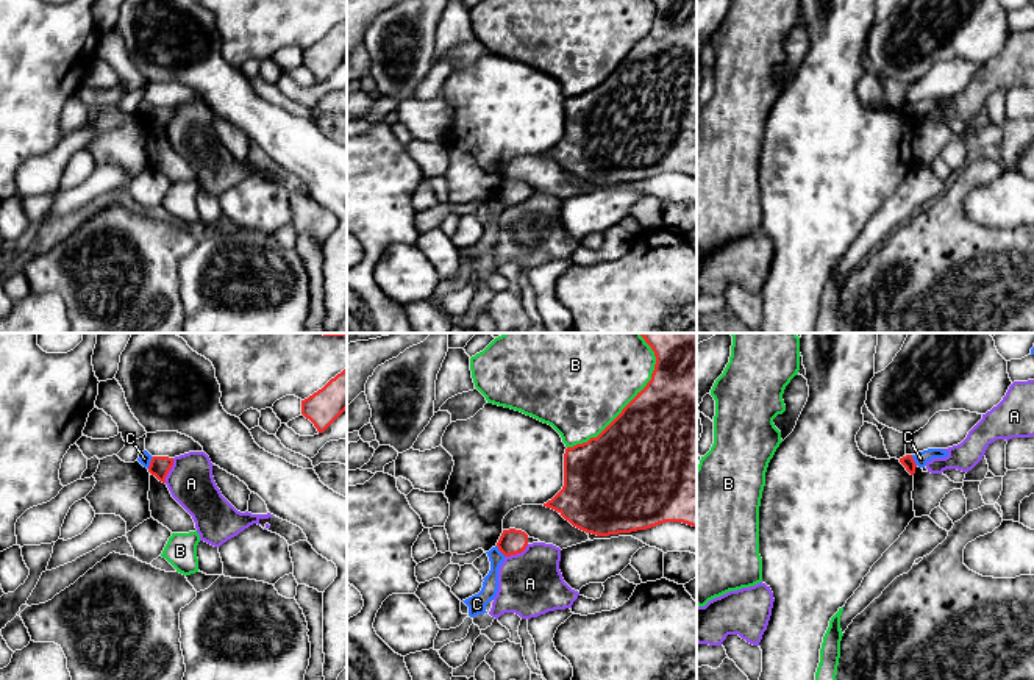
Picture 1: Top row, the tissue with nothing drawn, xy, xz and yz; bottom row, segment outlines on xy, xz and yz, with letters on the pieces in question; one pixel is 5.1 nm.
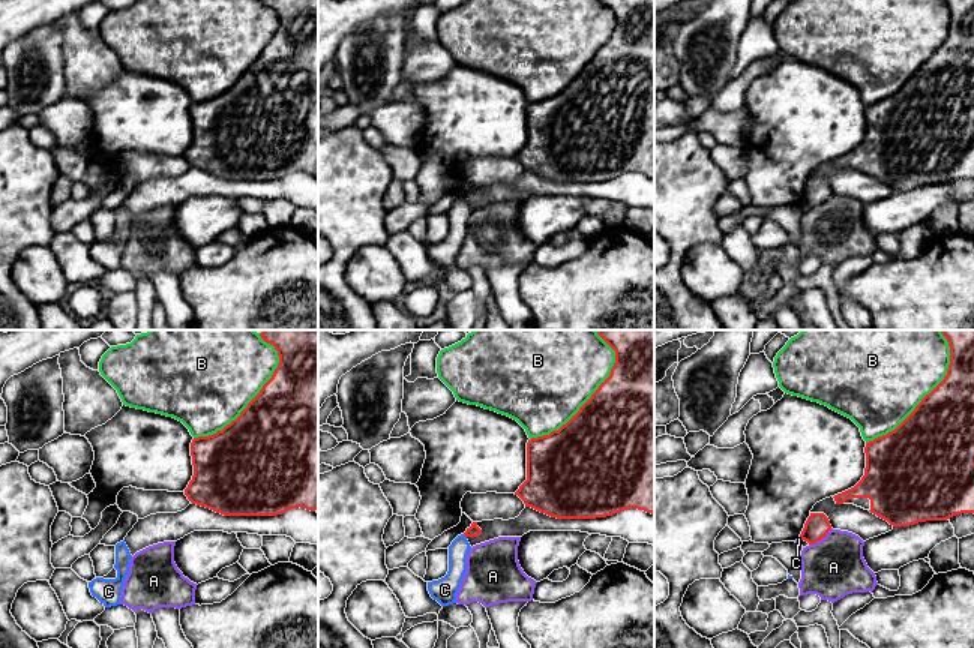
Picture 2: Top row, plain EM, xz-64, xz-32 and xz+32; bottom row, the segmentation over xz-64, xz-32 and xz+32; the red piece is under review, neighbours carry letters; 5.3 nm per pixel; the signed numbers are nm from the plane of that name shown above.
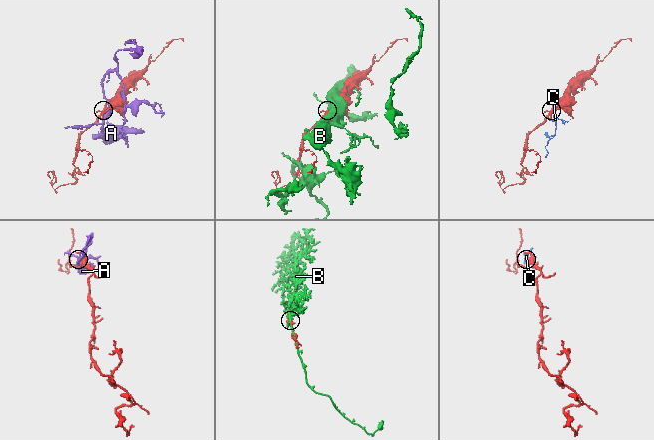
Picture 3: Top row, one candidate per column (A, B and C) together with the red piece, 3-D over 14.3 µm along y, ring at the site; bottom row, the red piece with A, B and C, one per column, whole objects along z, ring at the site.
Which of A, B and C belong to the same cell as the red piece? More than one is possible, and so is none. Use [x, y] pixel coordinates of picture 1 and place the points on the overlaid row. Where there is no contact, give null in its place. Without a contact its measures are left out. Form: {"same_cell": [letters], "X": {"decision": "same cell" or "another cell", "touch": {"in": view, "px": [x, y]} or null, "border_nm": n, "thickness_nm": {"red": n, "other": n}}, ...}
{"same_cell": [], "A": {"decision": "another cell", "touch": {"in": "xy", "px": [169, 469]}, "border_nm": 140, "thickness_nm": {"red": 110, "other": 240}}, "B": {"decision": "another cell", "touch": {"in": "xz", "px": [633, 399]}, "border_nm": 700, "thickness_nm": {"red": 500, "other": 500}}, "C": {"decision": "another cell", "touch": {"in": "xy", "px": [150, 463]}, "border_nm": 70, "thickness_nm": {"red": 110, "other": 70}}}

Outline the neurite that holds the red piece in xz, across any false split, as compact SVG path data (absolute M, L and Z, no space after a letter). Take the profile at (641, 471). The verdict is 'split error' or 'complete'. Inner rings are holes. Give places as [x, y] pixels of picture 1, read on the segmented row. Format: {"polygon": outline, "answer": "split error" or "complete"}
{"polygon": "M640 333L656 356L647 386L587 442L567 447L564 486L544 506L597 536L665 522L697 527L697 333Z", "answer": "complete"}

